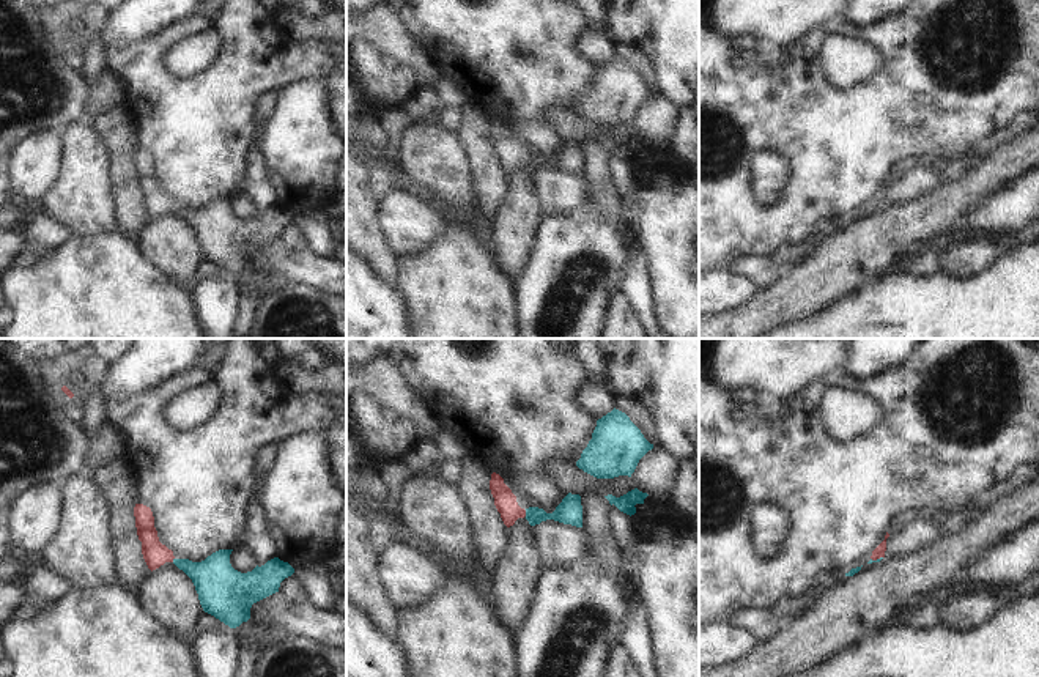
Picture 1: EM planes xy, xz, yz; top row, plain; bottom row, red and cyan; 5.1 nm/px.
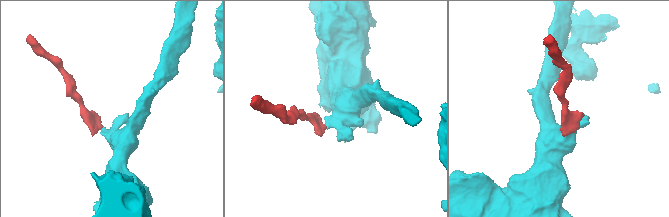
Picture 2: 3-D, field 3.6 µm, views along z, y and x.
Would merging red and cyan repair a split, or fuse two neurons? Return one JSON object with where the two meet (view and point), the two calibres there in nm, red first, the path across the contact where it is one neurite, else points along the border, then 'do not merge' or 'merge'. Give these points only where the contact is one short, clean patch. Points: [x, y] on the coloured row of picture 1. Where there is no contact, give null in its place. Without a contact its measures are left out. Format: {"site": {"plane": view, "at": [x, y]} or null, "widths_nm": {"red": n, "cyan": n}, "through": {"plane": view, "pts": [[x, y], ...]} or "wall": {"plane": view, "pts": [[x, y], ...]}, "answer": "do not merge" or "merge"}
{"site": {"plane": "xz", "at": [525, 514]}, "widths_nm": {"red": 110, "cyan": 130}, "through": {"plane": "xz", "pts": [[506, 503], [515, 512], [525, 514], [559, 515], [570, 510]]}, "answer": "merge"}

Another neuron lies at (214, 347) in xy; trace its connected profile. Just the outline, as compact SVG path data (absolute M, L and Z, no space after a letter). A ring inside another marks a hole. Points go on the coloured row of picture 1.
M206 338L206 350L198 364L205 372L213 372L225 351L227 338Z

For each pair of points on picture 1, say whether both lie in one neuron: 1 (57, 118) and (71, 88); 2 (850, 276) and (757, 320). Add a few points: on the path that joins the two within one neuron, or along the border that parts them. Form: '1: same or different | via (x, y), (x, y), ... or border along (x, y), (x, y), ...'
1: same | via (57, 110), (57, 103), (63, 96)
2: same | via (827, 276), (781, 304)

